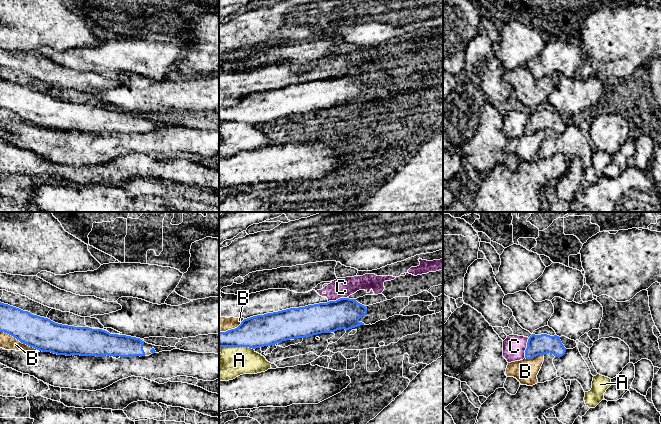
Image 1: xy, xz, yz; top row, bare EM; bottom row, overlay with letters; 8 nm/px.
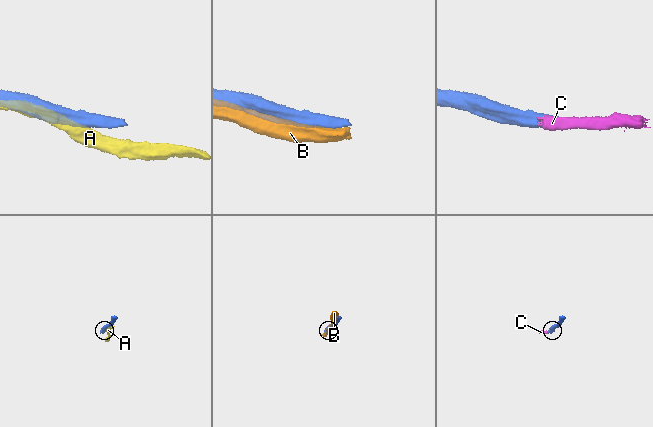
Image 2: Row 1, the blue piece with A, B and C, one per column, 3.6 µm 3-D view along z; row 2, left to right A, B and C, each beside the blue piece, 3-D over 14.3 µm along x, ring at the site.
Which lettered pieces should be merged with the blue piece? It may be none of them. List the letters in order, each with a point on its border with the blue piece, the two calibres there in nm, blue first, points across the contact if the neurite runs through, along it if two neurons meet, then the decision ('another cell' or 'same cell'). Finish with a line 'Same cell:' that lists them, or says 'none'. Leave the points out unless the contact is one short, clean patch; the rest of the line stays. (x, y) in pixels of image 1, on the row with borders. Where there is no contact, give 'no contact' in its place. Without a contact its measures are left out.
A: meets blue in xz at (237, 346); 260 nm thick on the blue side, 260 nm on the other; another cell
B: meets blue in xy at (20, 341); 260 nm thick on the blue side, 120 nm on the other; another cell
C: meets blue in yz at (526, 348); 160 nm thick on the blue side, 190 nm on the other; another cell
Same cell: none

